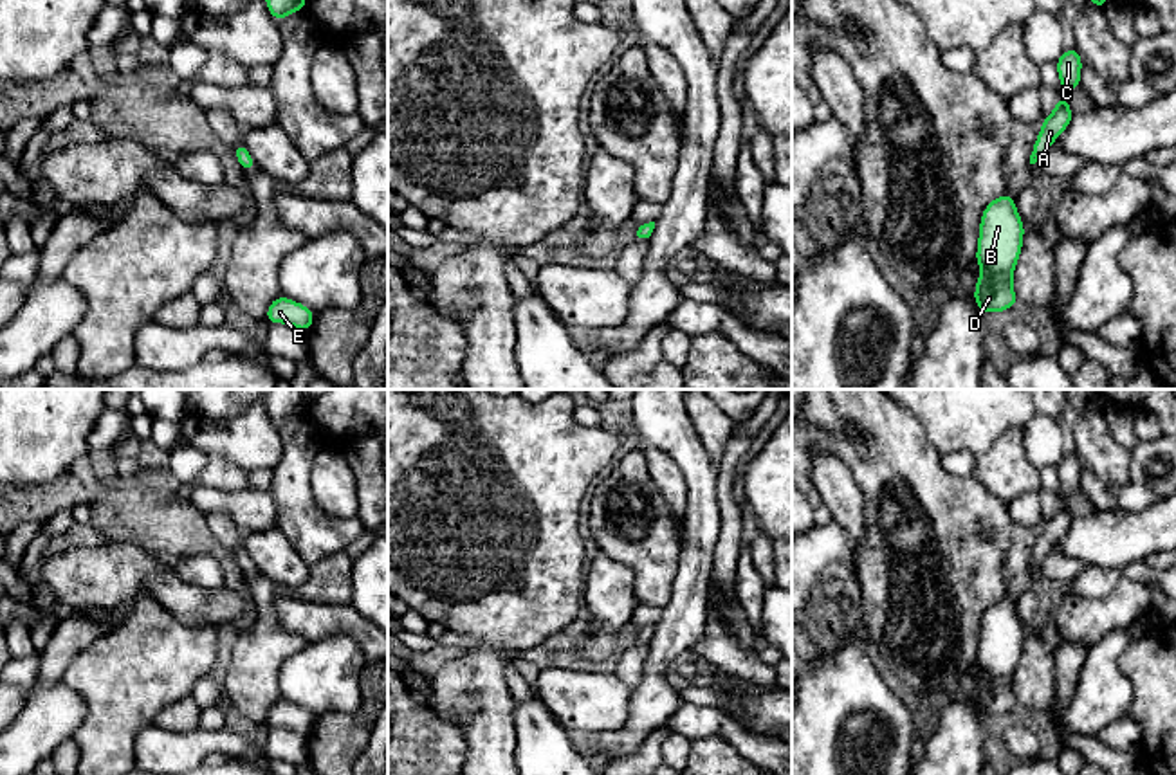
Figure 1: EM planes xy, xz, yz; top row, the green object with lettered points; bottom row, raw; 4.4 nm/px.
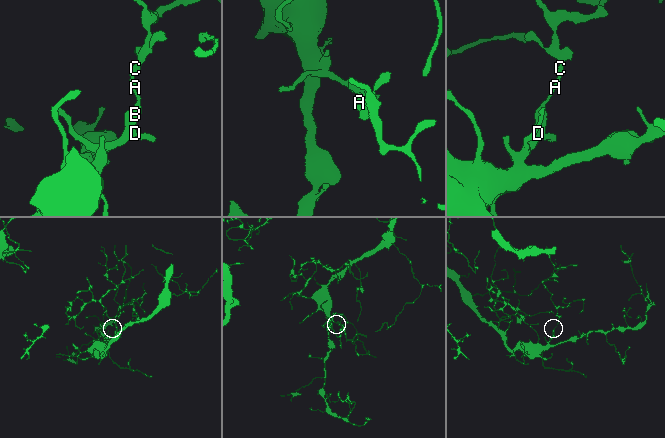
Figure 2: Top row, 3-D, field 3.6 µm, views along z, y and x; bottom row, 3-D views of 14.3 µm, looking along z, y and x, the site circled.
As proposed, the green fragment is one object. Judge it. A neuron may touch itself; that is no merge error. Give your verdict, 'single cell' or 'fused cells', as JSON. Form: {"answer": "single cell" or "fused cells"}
{"answer": "single cell"}

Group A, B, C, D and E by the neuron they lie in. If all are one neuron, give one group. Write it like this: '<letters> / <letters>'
A B C D E

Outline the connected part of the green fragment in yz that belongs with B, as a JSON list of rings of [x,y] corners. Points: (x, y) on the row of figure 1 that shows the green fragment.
[[[1010,193],[985,207],[976,254],[983,274],[976,279],[976,294],[972,296],[985,314],[1003,312],[1017,303],[1012,274],[1021,254],[1023,234],[1023,220]]]

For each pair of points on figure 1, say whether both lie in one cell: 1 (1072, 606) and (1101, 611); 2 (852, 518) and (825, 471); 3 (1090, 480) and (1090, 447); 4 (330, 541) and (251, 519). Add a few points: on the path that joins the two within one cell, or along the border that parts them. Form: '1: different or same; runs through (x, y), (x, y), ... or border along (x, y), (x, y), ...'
1: same; runs through (1079, 611), (1093, 611)
2: same; runs through (846, 507), (834, 482)
3: different; border along (1083, 465), (1110, 485)
4: different; border along (269, 489), (276, 507), (275, 525)

